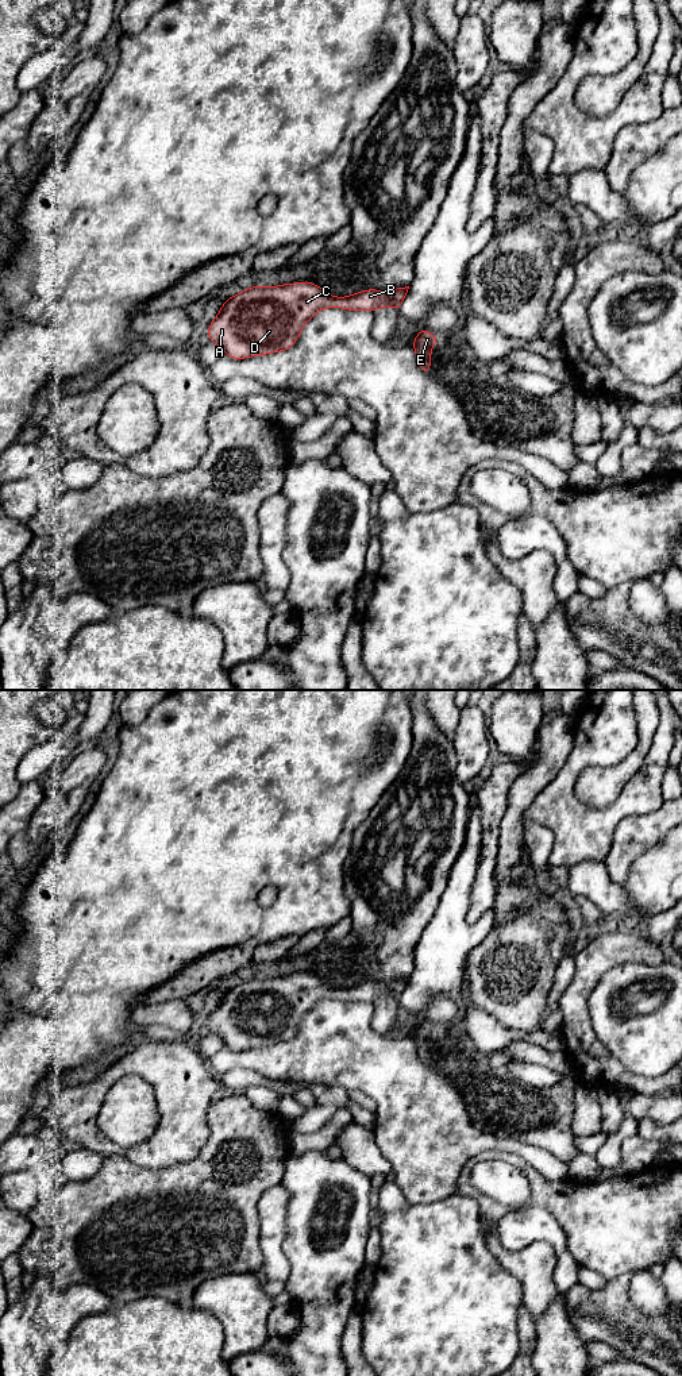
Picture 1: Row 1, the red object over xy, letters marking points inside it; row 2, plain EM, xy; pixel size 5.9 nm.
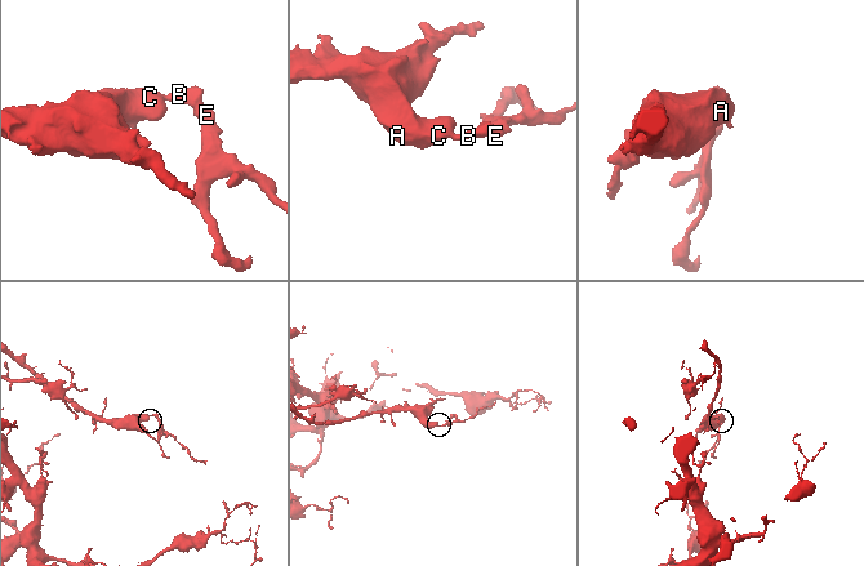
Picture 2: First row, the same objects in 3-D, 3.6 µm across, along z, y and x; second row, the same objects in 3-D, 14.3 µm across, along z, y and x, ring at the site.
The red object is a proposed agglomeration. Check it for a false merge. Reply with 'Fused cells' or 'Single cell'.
Single cell

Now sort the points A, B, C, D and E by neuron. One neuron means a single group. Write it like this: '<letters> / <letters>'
A B C D E

